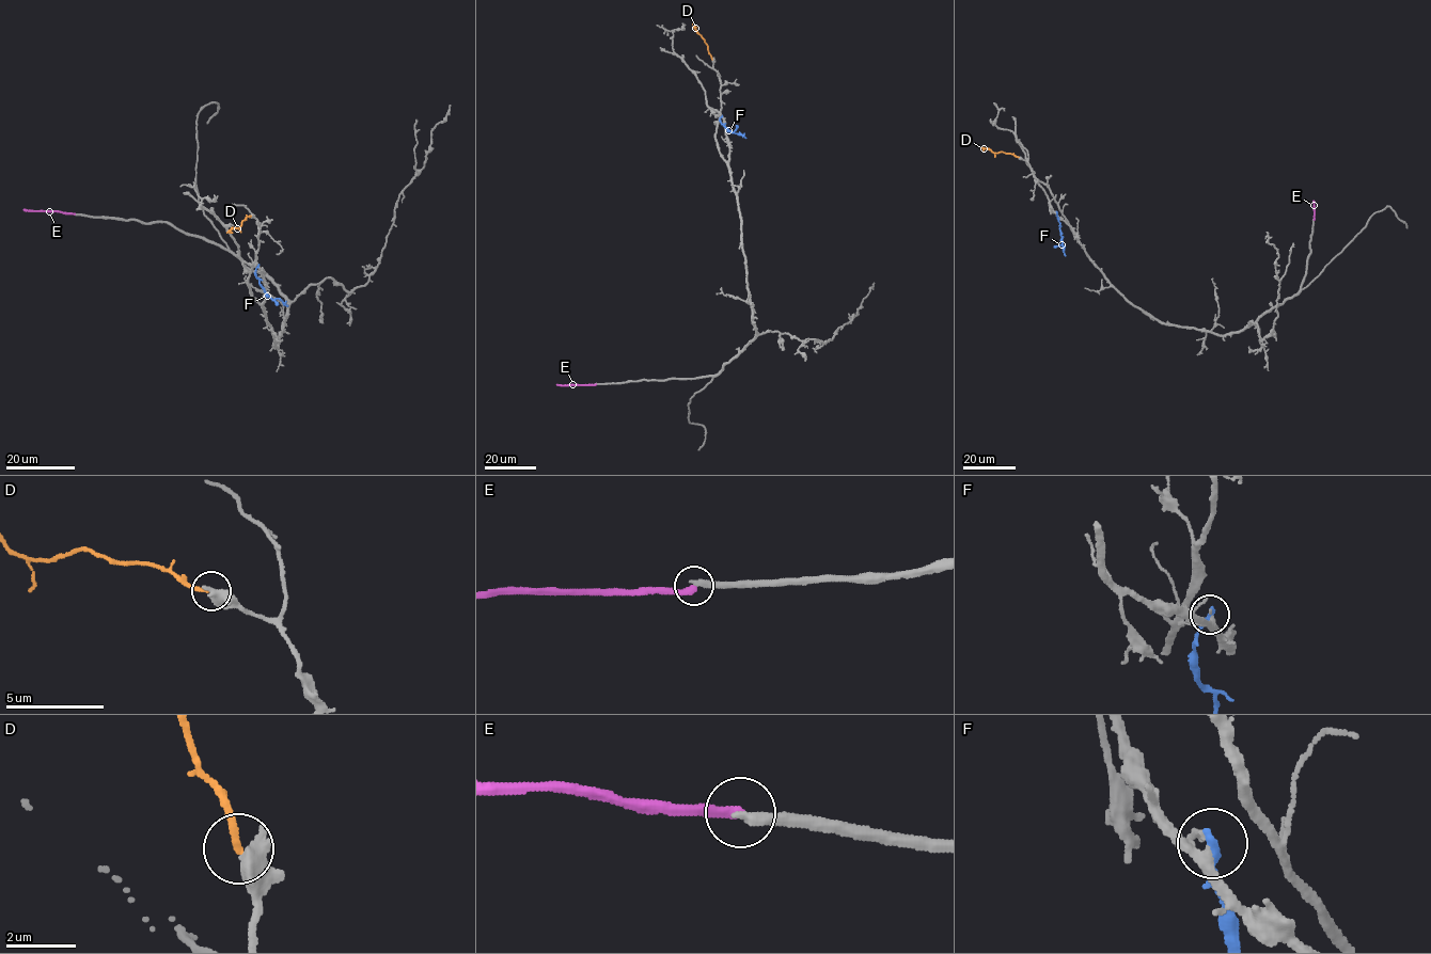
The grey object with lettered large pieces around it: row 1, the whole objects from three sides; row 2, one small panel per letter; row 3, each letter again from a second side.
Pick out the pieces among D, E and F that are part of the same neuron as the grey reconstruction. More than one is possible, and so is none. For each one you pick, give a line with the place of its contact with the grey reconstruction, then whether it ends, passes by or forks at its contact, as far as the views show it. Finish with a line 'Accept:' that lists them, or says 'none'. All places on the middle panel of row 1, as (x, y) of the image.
D: (711, 59) | it ends
Accept: D

